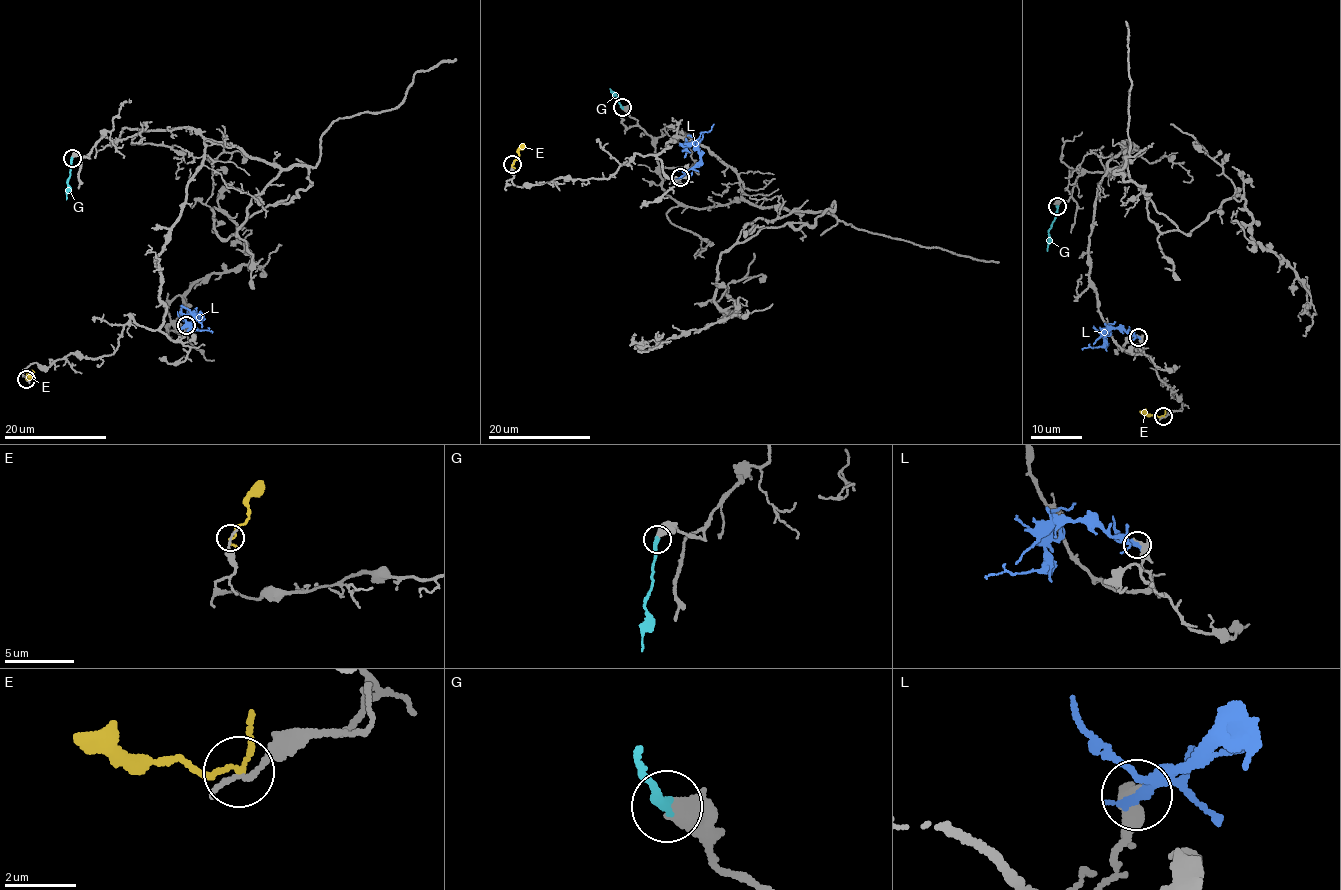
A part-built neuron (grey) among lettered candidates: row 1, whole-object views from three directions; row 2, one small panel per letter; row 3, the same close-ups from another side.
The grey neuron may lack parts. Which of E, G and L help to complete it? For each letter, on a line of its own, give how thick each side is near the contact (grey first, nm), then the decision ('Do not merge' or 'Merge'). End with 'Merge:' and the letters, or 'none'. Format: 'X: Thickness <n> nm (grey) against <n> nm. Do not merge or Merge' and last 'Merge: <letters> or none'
E: Thickness 190 nm (grey) against 130 nm. Do not merge
G: Thickness 500 nm (grey) against 300 nm. Merge
L: Thickness 480 nm (grey) against 320 nm. Do not merge
Merge: G

